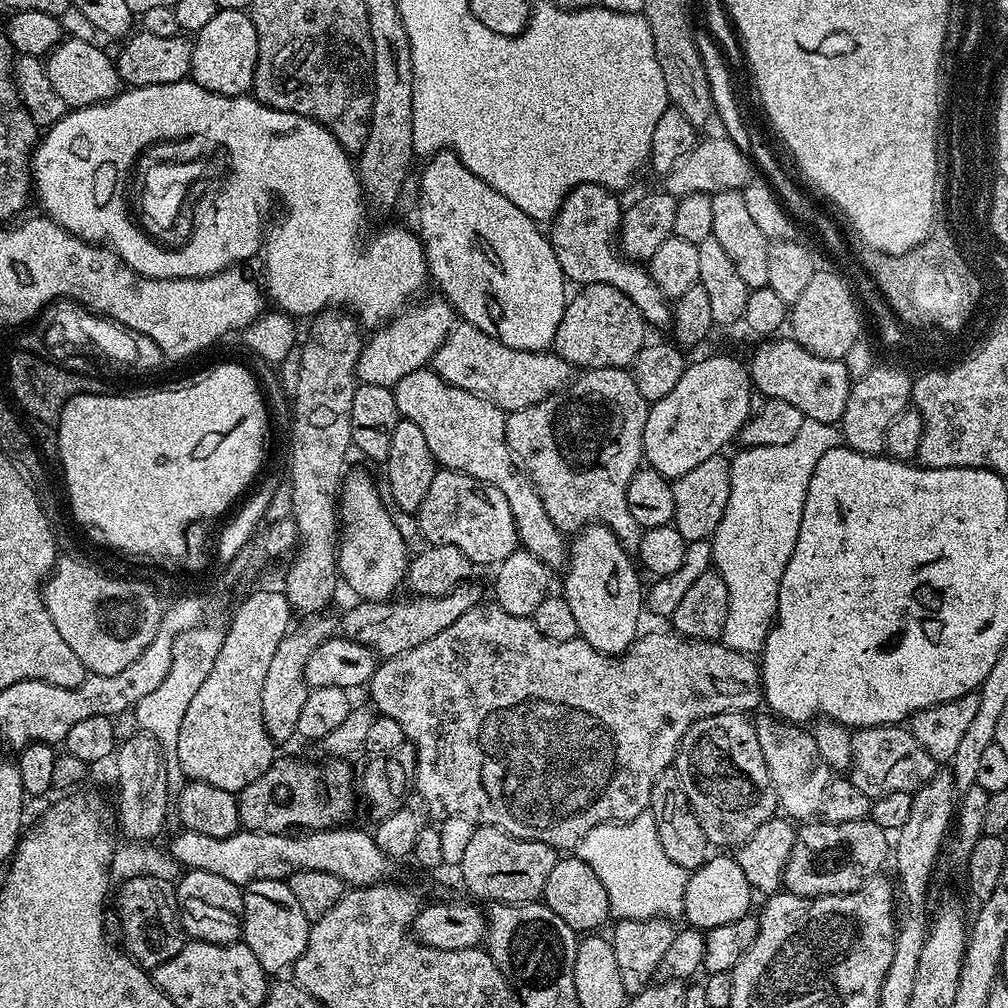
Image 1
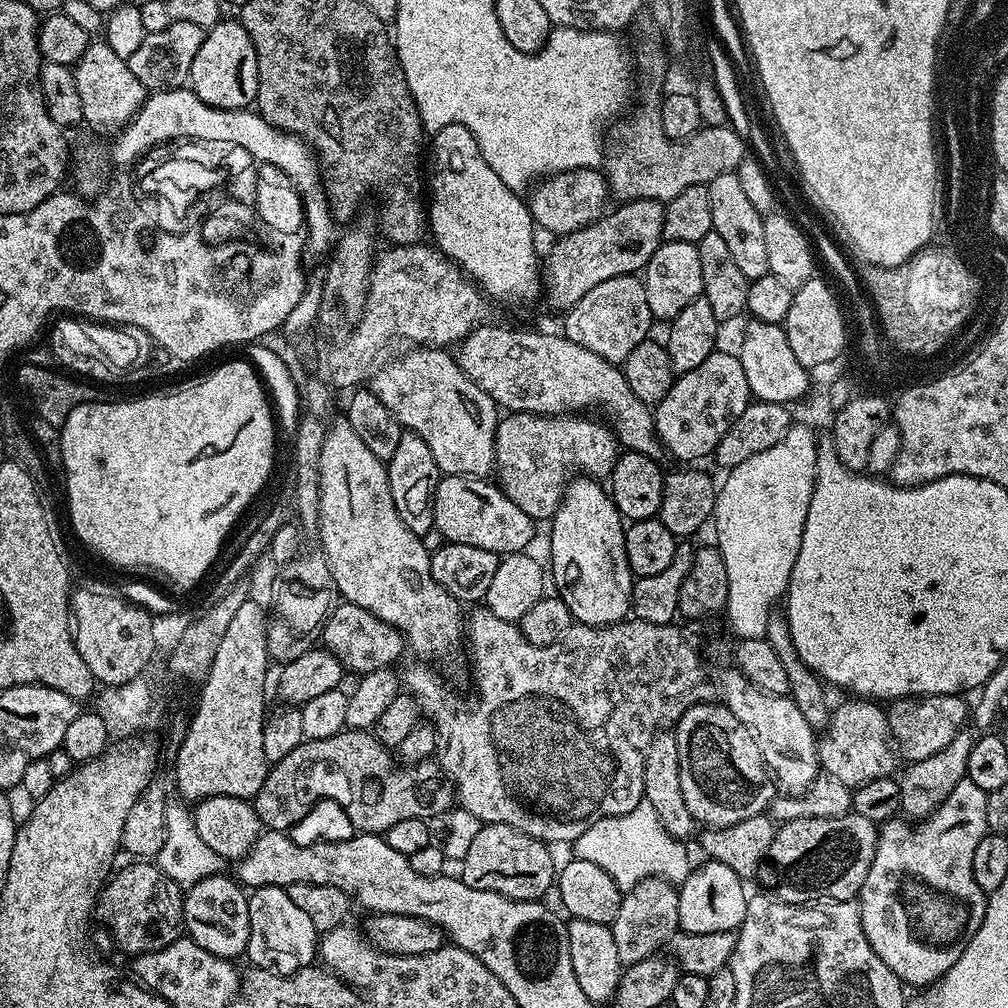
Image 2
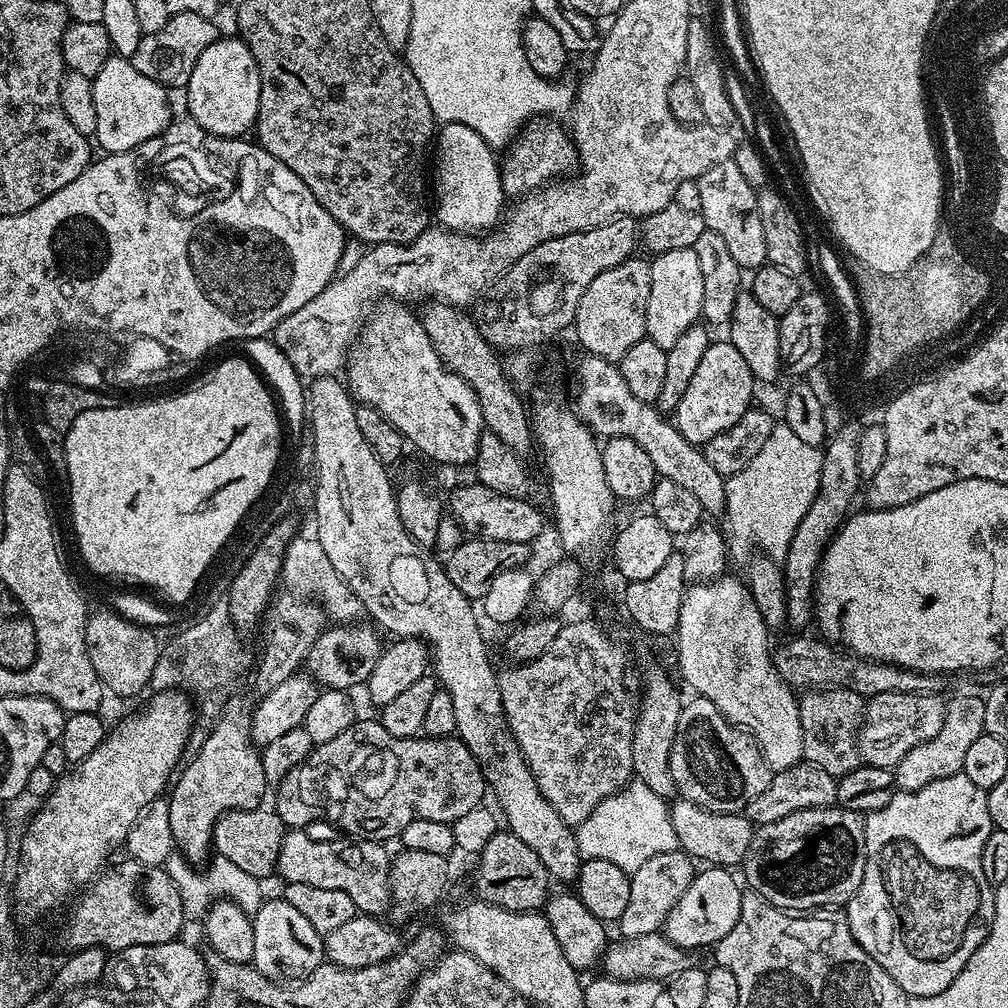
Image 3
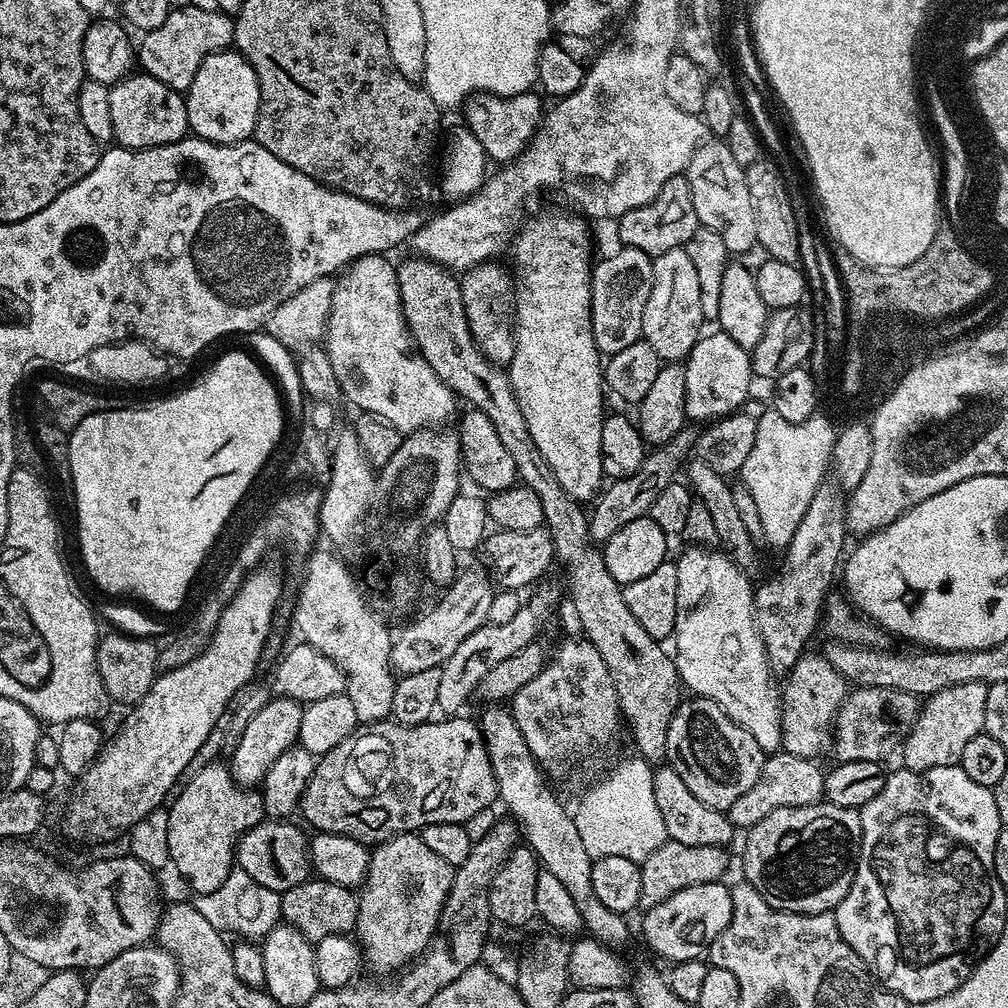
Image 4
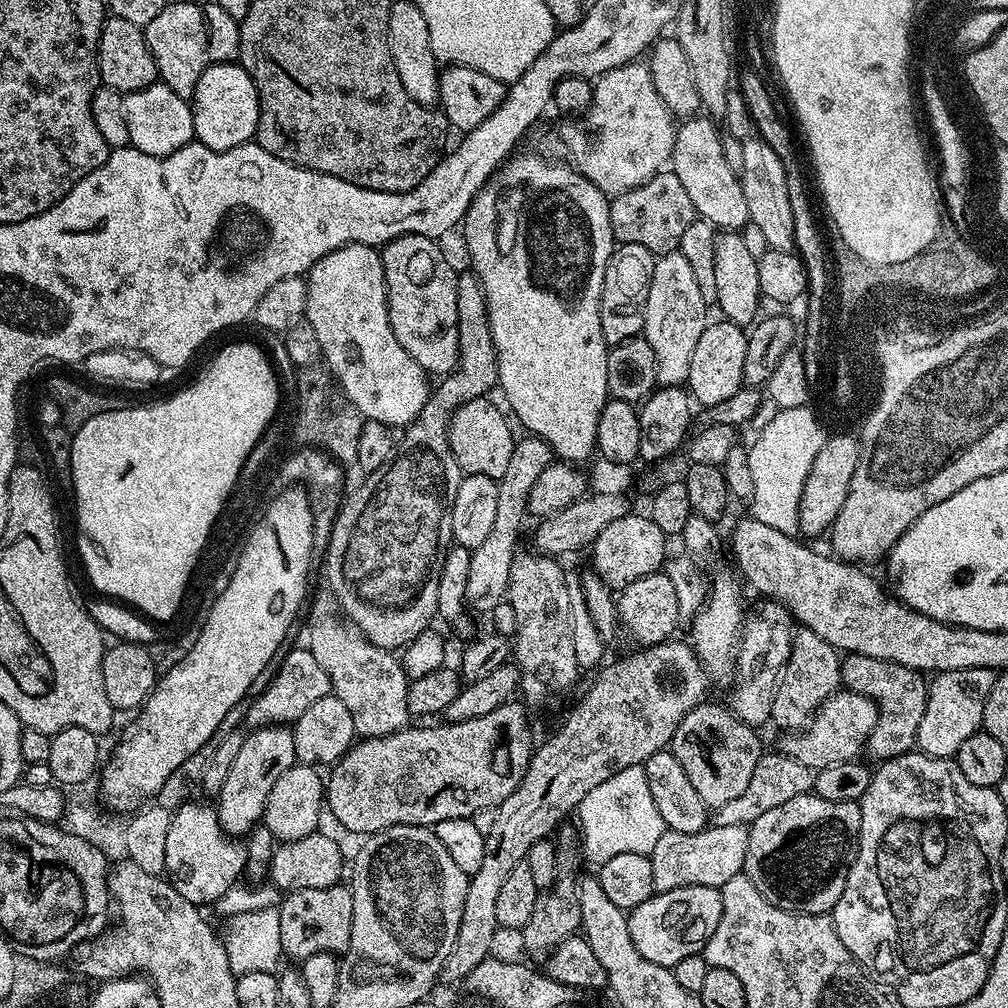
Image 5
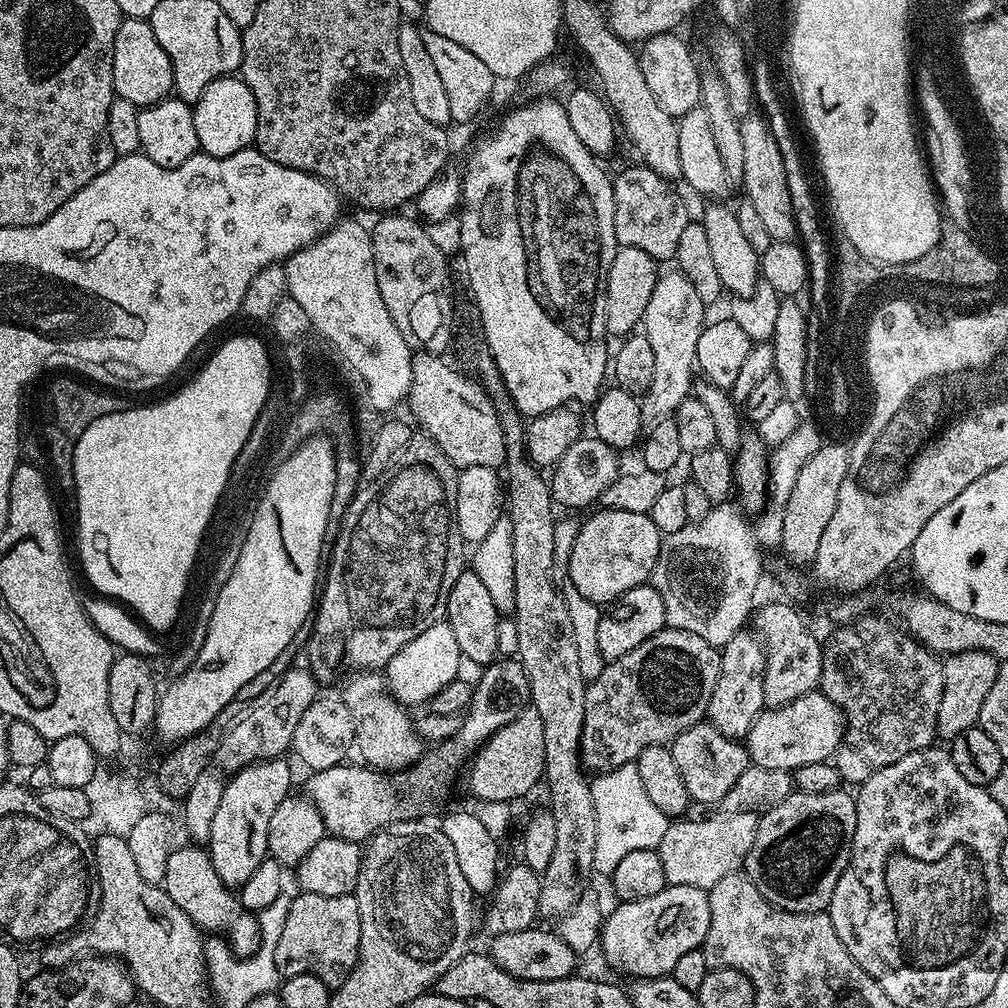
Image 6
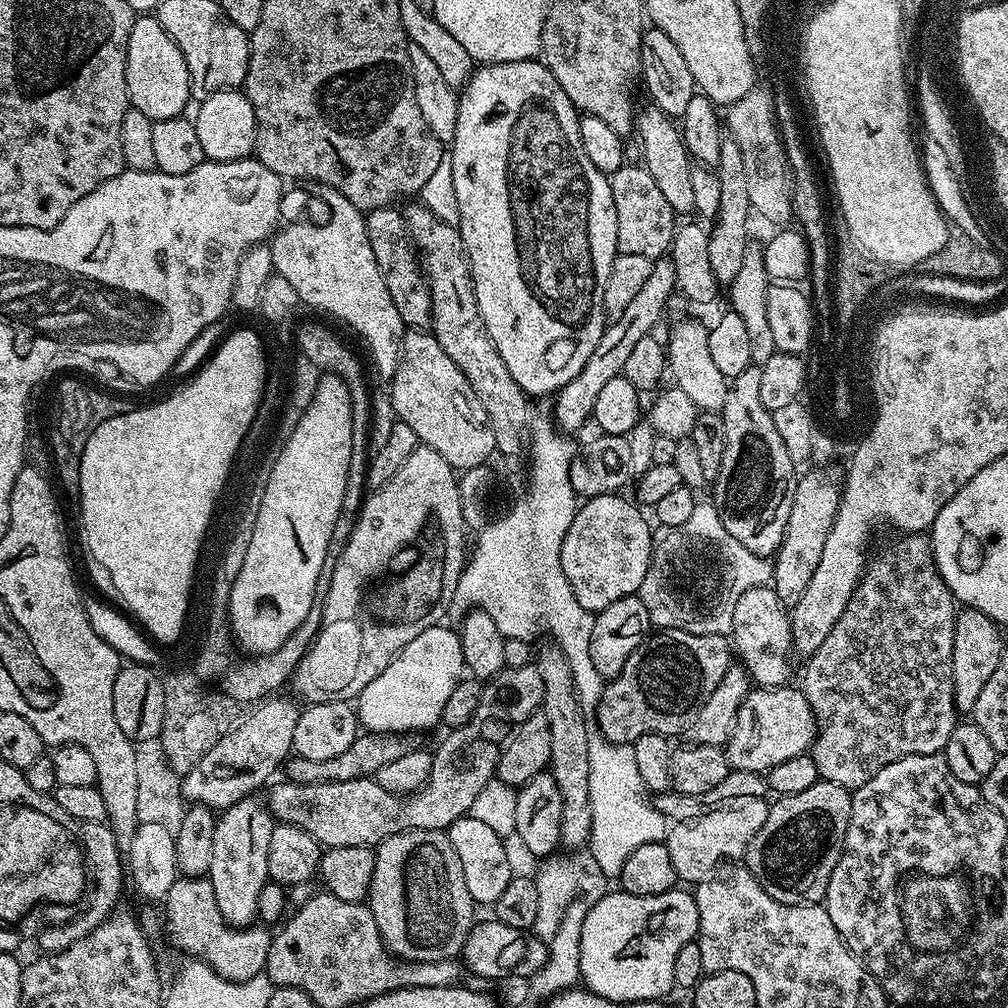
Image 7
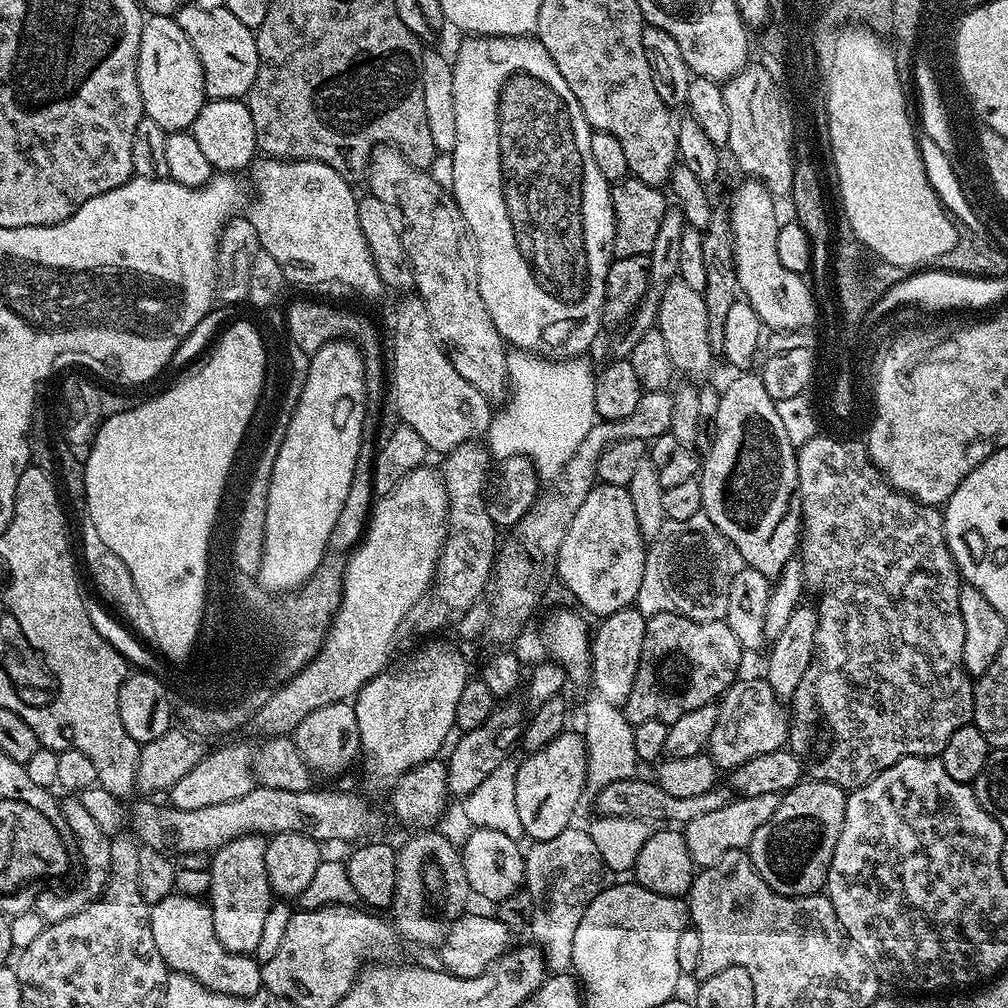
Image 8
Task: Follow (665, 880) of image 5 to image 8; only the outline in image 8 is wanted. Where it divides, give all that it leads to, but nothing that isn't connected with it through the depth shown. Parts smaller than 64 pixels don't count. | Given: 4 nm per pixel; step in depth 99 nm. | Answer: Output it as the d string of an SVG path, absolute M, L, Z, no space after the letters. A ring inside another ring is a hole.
M758 794L758 798L729 799L722 810L713 810L710 814L701 814L694 822L683 825L684 841L690 852L690 858L697 869L709 868L729 854L739 853L747 849L754 838L754 830L762 826L778 810L781 794Z

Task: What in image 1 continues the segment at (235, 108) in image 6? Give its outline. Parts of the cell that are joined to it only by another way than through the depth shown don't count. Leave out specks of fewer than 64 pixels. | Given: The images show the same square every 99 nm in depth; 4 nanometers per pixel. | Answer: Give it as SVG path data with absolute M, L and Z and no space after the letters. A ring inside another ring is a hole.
M222 8L216 11L214 18L210 18L210 22L206 22L206 26L202 26L202 30L195 33L194 43L192 46L192 70L190 78L198 86L202 86L208 92L214 94L222 94L223 96L243 96L252 92L252 79L256 73L256 63L258 62L258 34L254 30L254 22L252 21L251 15L243 8Z

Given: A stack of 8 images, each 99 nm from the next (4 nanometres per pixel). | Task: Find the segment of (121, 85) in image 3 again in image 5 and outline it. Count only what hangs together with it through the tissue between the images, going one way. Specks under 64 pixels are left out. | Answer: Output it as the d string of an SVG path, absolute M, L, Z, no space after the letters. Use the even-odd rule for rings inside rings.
M157 82L137 92L129 92L124 96L124 109L126 126L130 129L129 145L142 150L142 154L169 156L174 150L182 150L182 146L193 143L196 131L191 103L174 94L170 86Z

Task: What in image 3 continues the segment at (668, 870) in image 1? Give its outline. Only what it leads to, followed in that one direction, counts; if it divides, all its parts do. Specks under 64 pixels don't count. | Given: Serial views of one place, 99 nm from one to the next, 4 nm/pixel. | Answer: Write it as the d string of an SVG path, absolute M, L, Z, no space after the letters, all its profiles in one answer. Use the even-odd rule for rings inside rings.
M633 779L623 790L614 793L610 798L595 808L575 829L578 850L584 860L605 860L622 866L629 874L636 872L654 854L675 852L680 848L678 834L674 834L674 822L670 804L665 797L654 794L650 786L641 780Z

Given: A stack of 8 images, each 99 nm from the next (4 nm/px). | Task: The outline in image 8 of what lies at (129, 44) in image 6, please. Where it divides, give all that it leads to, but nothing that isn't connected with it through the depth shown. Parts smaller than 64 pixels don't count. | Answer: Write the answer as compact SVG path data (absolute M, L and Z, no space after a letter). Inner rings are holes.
M149 15L145 19L142 26L142 42L138 50L138 90L142 90L145 117L158 122L158 126L162 126L167 133L191 129L206 103L202 62L198 62L198 54L194 46L190 46L190 38L186 38L186 30L178 26L175 16Z

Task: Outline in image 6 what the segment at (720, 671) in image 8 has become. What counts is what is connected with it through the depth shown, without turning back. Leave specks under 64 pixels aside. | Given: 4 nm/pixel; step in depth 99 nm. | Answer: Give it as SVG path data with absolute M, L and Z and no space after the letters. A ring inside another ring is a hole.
M667 626L658 634L646 638L646 642L642 642L642 646L634 646L634 650L630 650L630 654L622 654L622 658L605 663L602 674L598 674L598 678L591 680L586 687L586 718L582 726L582 742L580 743L580 754L585 769L592 771L593 768L593 773L596 774L609 772L615 768L621 768L623 764L635 762L638 754L642 754L642 750L646 750L646 746L671 745L678 734L682 734L690 726L699 724L705 719L708 703L710 702L710 694L714 694L714 686L718 682L719 677L720 652L716 646L706 642L698 634L687 633L686 630L674 629Z

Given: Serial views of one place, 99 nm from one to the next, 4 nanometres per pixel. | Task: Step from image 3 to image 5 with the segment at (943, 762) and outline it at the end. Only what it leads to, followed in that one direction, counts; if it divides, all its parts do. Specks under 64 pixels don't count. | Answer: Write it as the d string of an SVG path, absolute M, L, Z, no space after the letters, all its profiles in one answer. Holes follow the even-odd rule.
M967 668L938 672L928 685L926 714L918 726L915 747L928 756L947 760L955 757L956 751L970 738L970 734L981 731L986 710L986 698L994 690L997 673L991 668Z

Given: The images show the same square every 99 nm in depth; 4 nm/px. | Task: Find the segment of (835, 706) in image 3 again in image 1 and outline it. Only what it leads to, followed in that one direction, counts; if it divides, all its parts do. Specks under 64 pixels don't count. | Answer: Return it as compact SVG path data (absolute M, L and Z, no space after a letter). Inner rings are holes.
M883 724L853 731L851 737L853 760L850 779L872 801L886 798L886 794L917 792L937 774L937 760L924 749L922 742L918 742L918 738L914 738L914 734L907 727Z

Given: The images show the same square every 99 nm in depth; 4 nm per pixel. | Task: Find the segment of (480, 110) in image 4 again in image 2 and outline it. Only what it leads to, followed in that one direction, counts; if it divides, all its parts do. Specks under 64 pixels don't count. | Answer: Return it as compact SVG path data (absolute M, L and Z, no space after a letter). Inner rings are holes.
M572 168L569 172L557 172L541 179L531 192L532 197L527 197L526 203L535 227L553 232L556 238L582 230L599 220L606 212L604 203L610 200L605 173L595 168Z

